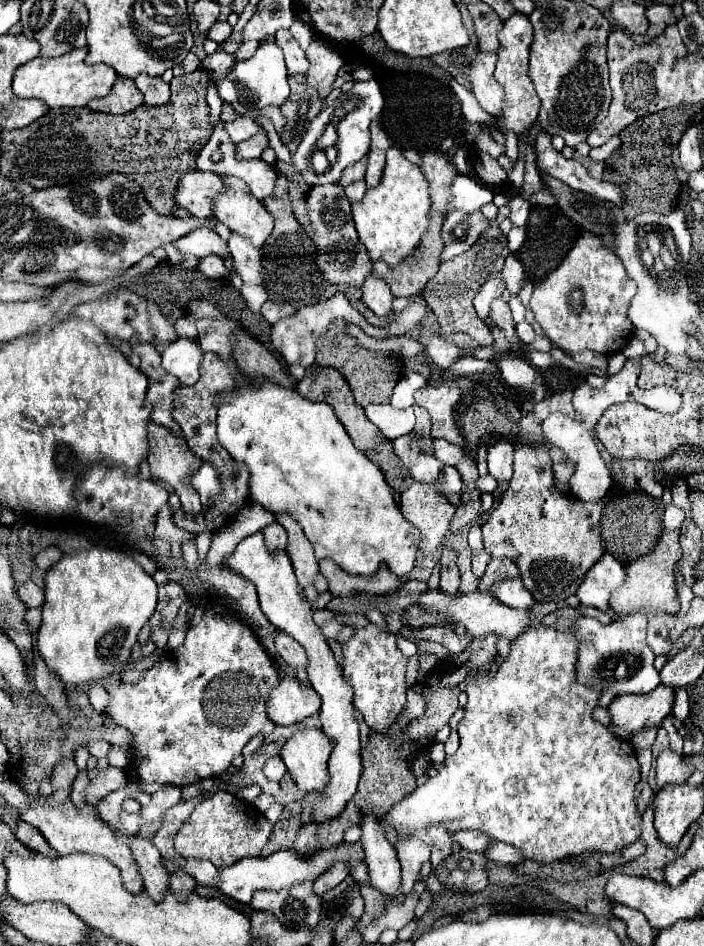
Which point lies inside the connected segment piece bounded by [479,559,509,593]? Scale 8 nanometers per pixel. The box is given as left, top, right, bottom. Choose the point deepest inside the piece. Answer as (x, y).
(496, 569)

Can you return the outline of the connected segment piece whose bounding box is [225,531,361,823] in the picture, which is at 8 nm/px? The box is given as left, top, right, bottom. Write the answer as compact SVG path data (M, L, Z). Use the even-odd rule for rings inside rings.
M257 531L245 539L239 541L239 545L235 547L235 551L225 559L225 567L229 567L231 571L243 575L245 579L249 579L259 593L259 603L263 613L267 615L267 619L279 629L285 631L287 635L291 635L295 641L299 641L309 657L309 665L307 665L307 673L311 679L313 689L319 693L323 705L321 705L321 727L323 733L331 737L331 741L335 741L331 759L329 759L329 773L331 773L331 781L327 783L327 787L323 789L321 797L317 799L315 811L313 811L313 819L317 823L323 823L327 819L337 817L347 801L351 801L351 797L357 791L357 783L359 783L359 775L361 775L361 745L359 745L359 723L355 719L355 709L353 709L353 691L351 685L345 683L347 679L343 677L325 637L321 635L319 627L313 621L311 609L309 609L309 601L303 595L301 585L295 579L289 555L285 551L269 551L265 547L265 539L263 533Z

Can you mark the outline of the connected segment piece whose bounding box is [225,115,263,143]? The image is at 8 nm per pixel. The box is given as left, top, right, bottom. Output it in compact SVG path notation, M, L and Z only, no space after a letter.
M239 117L239 119L235 119L235 121L231 121L231 123L227 123L225 125L225 129L227 129L227 133L229 133L229 137L231 137L231 141L233 143L237 143L237 141L245 141L245 139L249 139L249 137L253 137L255 133L259 133L263 127L255 121L255 119L251 119L251 117Z

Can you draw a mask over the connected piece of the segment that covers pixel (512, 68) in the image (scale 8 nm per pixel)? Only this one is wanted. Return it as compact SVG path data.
M513 13L513 17L503 21L503 29L499 33L499 51L497 51L497 67L495 79L505 91L503 99L503 125L511 129L515 135L525 133L537 121L539 113L539 97L529 79L529 47L533 43L533 25L529 25L529 17L523 13Z

